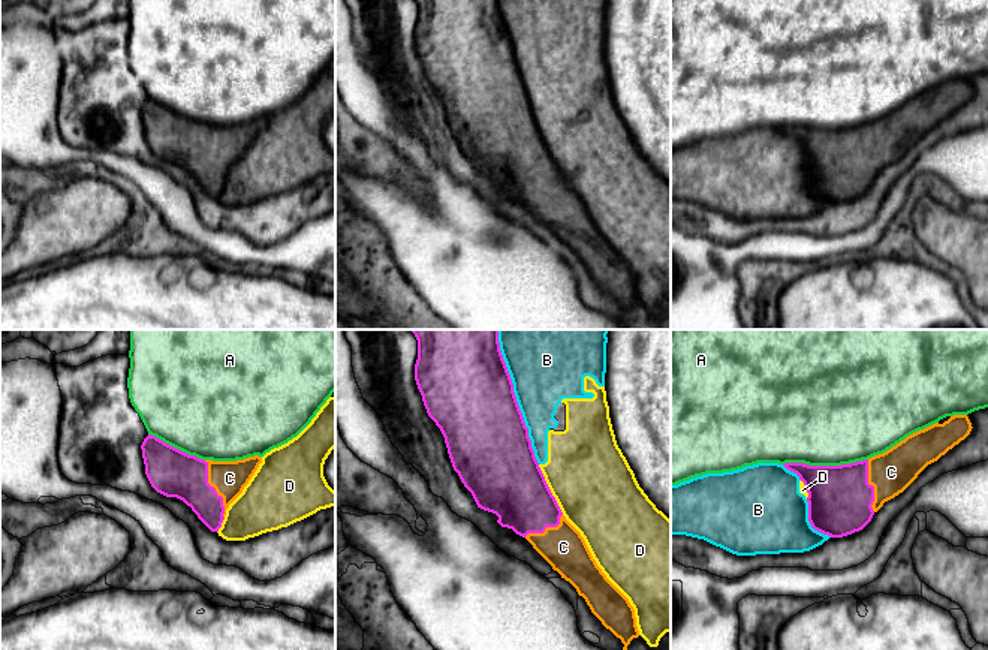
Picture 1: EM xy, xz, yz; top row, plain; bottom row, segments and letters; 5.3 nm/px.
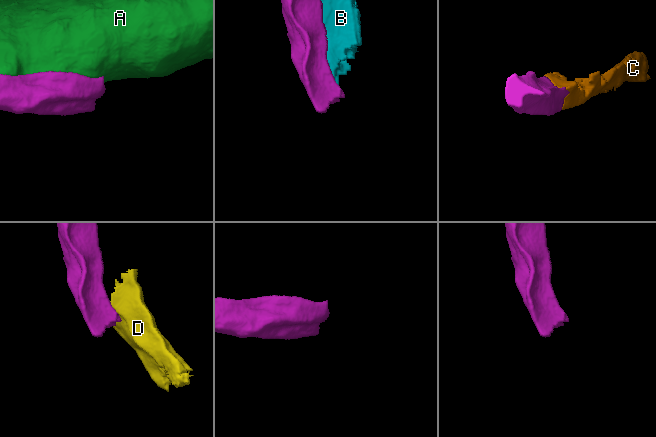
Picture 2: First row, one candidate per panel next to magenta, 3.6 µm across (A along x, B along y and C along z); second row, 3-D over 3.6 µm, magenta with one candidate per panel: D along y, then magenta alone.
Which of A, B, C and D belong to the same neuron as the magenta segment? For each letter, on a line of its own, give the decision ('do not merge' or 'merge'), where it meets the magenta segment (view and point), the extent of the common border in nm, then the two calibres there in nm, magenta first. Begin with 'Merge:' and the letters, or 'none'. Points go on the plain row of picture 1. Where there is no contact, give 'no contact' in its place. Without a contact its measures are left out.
Merge: C
A: do not merge; contact yz (825, 131); length 460 nm; calibres 340 and 500 nm
B: do not merge; contact xz (515, 65); length 700 nm; calibres 460 and 360 nm
C: merge; contact xy (214, 153); length 320 nm; calibres 260 and 190 nm
D: do not merge; contact xz (550, 155); length 300 nm; calibres 380 and 440 nm

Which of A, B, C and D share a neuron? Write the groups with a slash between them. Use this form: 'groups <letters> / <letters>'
groups A / B D / C

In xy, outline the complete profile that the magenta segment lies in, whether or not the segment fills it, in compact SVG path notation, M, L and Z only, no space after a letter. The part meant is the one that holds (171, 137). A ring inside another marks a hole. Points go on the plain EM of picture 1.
M151 99L141 114L151 151L183 165L211 196L219 196L226 174L262 127L259 120L237 126L201 124Z

